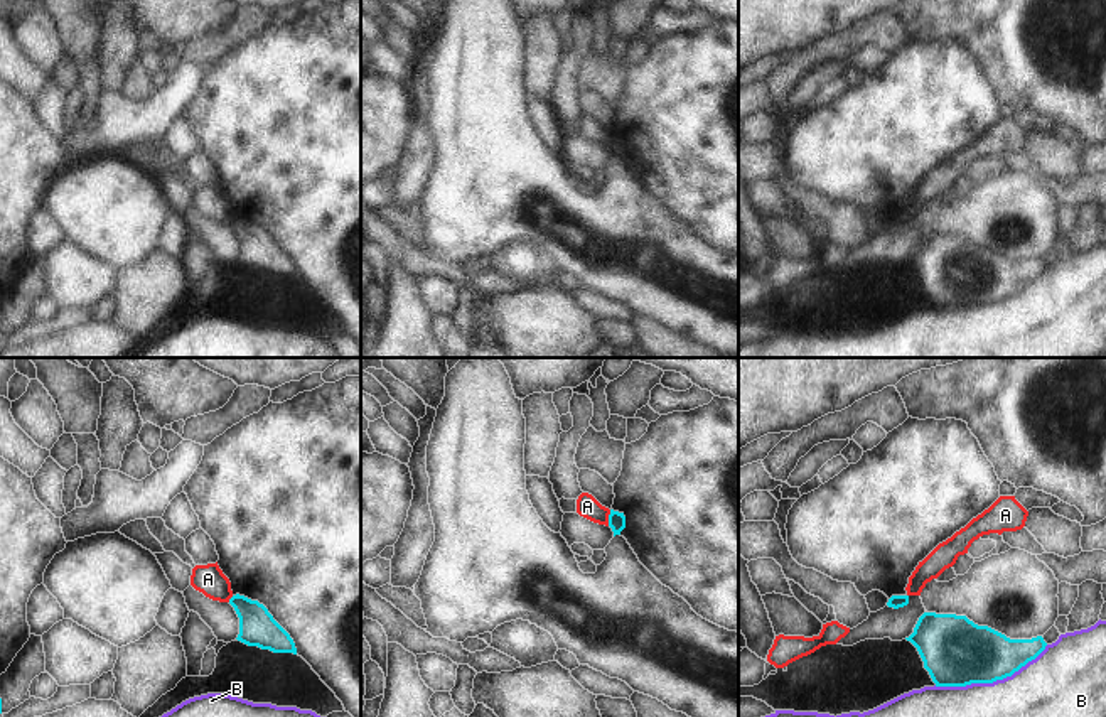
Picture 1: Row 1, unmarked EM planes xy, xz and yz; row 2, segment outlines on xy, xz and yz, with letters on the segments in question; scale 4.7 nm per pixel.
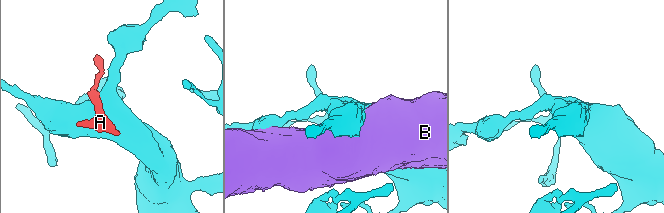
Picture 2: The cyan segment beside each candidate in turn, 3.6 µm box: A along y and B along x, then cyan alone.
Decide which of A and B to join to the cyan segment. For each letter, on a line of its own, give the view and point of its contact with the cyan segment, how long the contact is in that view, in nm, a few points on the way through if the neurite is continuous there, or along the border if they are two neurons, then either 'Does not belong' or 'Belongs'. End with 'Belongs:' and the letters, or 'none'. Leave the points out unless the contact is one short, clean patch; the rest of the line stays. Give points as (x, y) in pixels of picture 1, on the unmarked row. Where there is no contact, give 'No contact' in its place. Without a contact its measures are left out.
A: Touches cyan at xz (609, 140). Shared border 80 nm. Boundary: xz (611, 132), (607, 147). Does not belong
B: Touches cyan at yz (990, 304). Shared border 600 nm. Does not belong
Belongs: none

